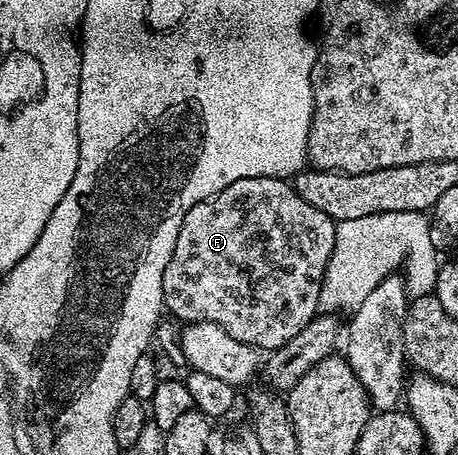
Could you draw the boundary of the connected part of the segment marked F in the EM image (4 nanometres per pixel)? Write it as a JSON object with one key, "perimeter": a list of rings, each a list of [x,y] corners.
{"perimeter":[[[262,176],[261,178],[241,178],[237,182],[233,182],[229,186],[225,186],[225,190],[221,190],[215,196],[209,196],[206,200],[197,202],[191,207],[185,214],[185,218],[181,222],[181,230],[177,234],[177,246],[173,246],[173,258],[169,258],[169,266],[165,266],[165,278],[163,279],[163,307],[169,313],[172,312],[174,319],[179,322],[194,322],[197,320],[208,320],[213,322],[217,326],[221,326],[225,330],[225,334],[229,334],[237,342],[242,344],[250,344],[252,348],[256,350],[274,350],[280,348],[285,342],[289,342],[289,338],[293,338],[297,334],[301,334],[301,330],[305,330],[305,326],[310,320],[314,320],[317,313],[320,311],[319,306],[319,291],[322,288],[323,275],[326,272],[327,263],[330,260],[330,255],[333,254],[334,250],[334,236],[335,236],[335,225],[336,221],[321,212],[315,206],[311,206],[309,202],[301,198],[301,194],[295,192],[294,187],[287,180],[279,180],[275,176]]]}

